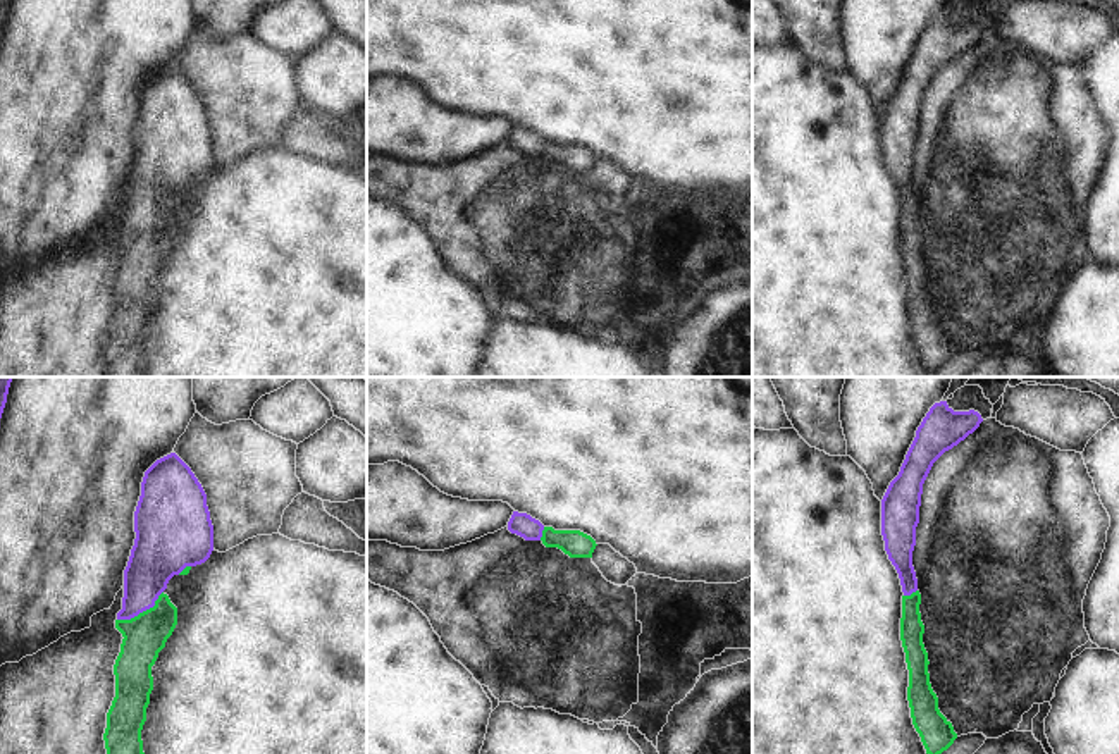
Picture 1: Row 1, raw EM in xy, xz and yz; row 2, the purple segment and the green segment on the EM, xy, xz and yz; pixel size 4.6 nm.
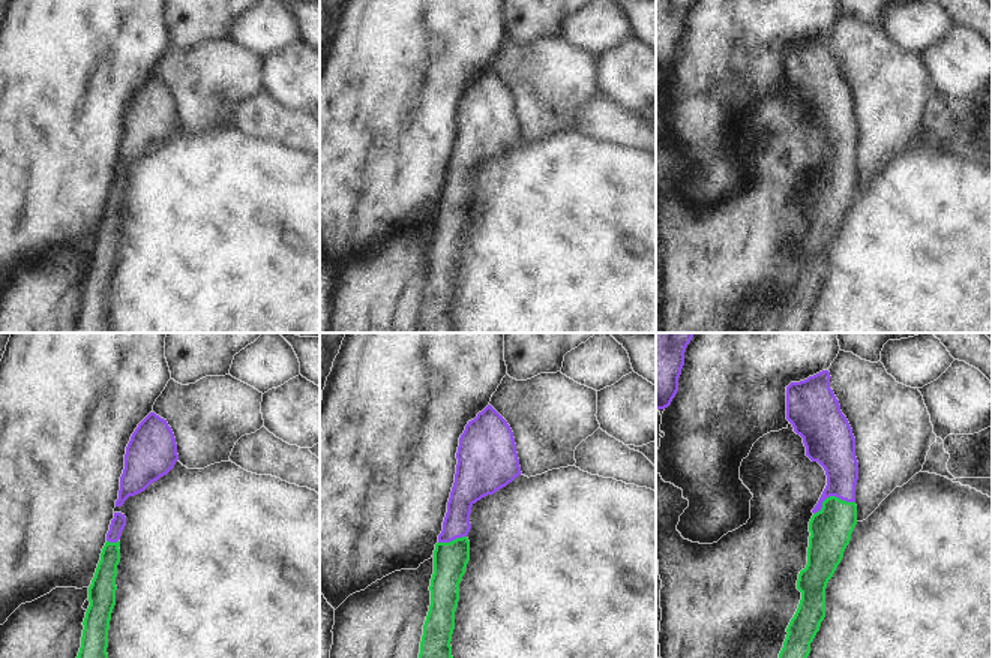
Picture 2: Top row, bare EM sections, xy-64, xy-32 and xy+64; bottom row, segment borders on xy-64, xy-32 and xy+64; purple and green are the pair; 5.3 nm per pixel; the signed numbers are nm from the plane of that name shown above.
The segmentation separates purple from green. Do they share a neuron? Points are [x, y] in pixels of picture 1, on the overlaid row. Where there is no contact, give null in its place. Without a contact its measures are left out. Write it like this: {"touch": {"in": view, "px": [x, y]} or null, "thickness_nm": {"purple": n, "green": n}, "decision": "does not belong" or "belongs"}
{"touch": {"in": "xy", "px": [142, 611]}, "thickness_nm": {"purple": 220, "green": 200}, "decision": "belongs"}

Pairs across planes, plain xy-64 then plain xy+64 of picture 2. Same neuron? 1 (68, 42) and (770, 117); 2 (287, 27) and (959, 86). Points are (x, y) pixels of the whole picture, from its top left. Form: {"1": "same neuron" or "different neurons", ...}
{"1": "different neurons", "2": "different neurons"}

